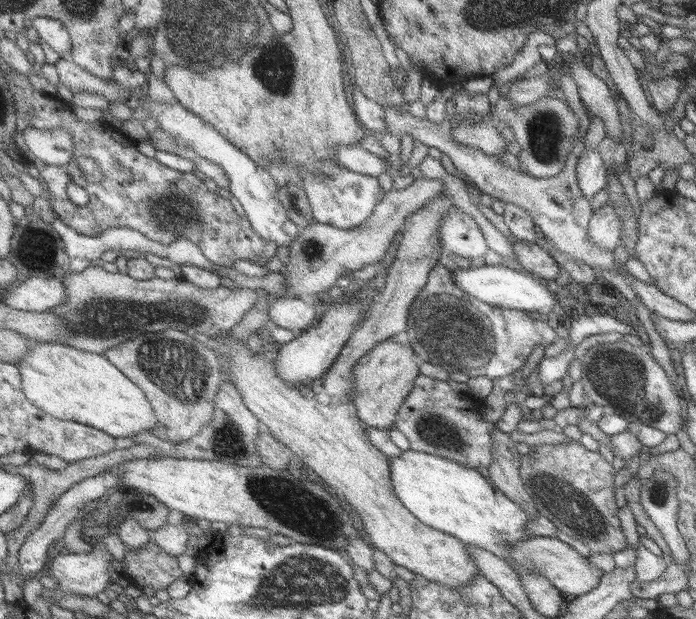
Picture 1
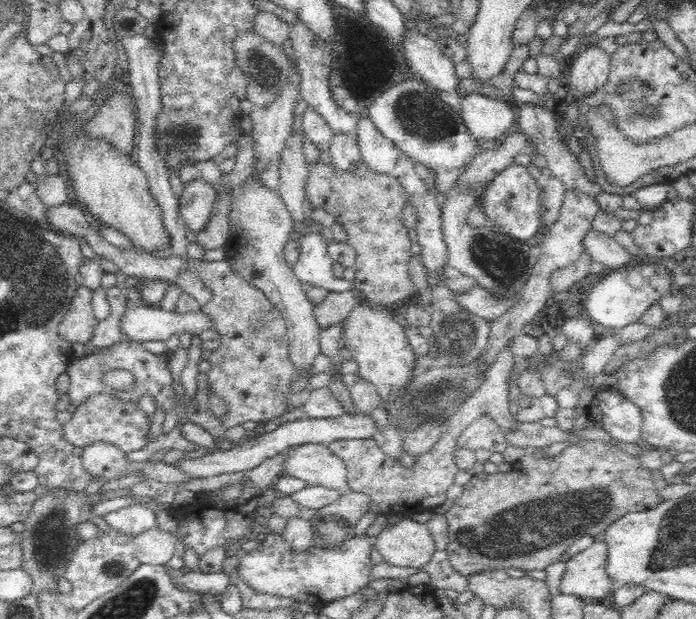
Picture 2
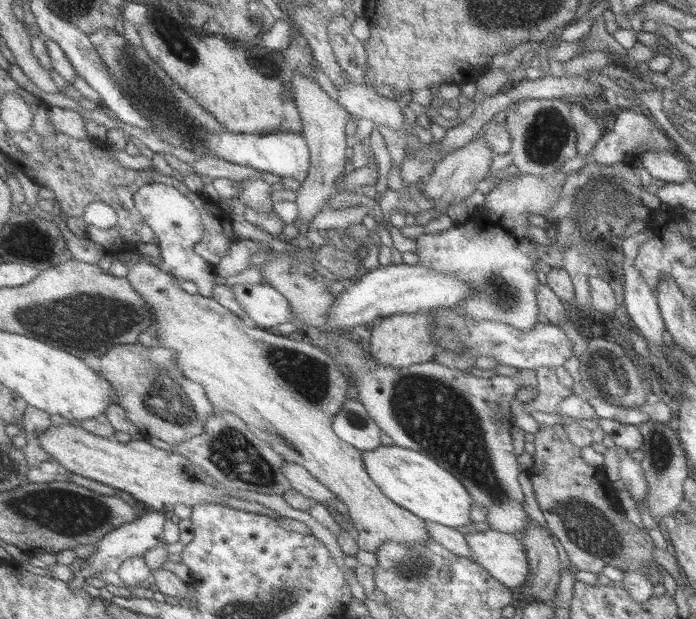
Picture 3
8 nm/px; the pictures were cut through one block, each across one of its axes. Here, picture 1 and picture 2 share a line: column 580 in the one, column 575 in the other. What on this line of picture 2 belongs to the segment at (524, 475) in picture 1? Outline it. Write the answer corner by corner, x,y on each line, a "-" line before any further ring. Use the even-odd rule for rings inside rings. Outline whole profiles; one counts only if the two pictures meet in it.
586,441
580,445
568,445
561,453
553,457
541,457
541,449
536,447
528,447
528,452
508,473
498,473
493,475
486,475
479,473
474,475
464,486
459,494
453,500
452,507
445,514
445,518
450,524
449,544
447,554
452,569
464,578
468,576
476,576
476,574
486,574
486,572
498,572
500,570
507,571
508,569
516,569
522,571
546,571
549,566
558,562
566,556
568,548
570,548
575,541
581,537
590,536
596,537
604,535
608,528
614,523
620,521
620,518
626,518
627,514
639,513
640,511
647,511
655,509
659,504
658,492
665,487
665,478
658,472
647,471
640,467
636,456
630,455
625,451
618,449
614,445
606,444
598,441

